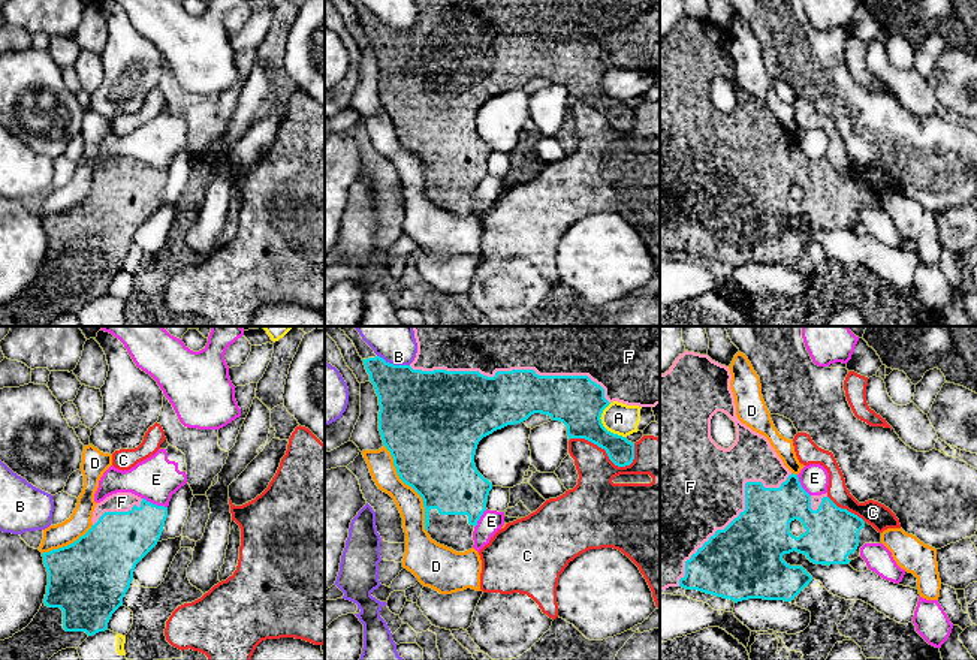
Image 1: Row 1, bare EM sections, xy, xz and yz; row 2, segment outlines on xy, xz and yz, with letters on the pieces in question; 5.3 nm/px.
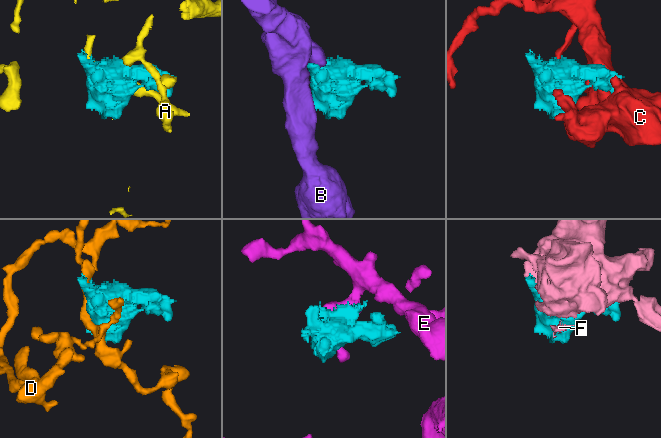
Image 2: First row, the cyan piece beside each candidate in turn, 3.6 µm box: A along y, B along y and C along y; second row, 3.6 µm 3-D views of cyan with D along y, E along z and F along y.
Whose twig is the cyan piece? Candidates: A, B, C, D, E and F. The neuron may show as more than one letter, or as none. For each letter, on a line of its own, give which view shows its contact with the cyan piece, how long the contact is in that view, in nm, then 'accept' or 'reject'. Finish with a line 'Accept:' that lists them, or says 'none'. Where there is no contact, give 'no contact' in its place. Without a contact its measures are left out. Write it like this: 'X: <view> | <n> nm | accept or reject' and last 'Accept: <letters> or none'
A: xz | 200 nm | reject
B: xz | 190 nm | reject
C: xz | 380 nm | reject
D: xz | 500 nm | reject
E: xy | 150 nm | reject
F: xz | 1100 nm | accept
Accept: F

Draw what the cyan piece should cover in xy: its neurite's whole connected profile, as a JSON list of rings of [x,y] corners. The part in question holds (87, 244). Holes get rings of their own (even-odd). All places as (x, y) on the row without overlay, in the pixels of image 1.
[[[117,157],[97,168],[91,193],[73,208],[43,217],[48,250],[33,286],[0,305],[0,326],[48,326],[66,313],[78,313],[88,301],[108,295],[112,278],[123,271],[136,229],[157,210],[168,172],[132,157]]]

